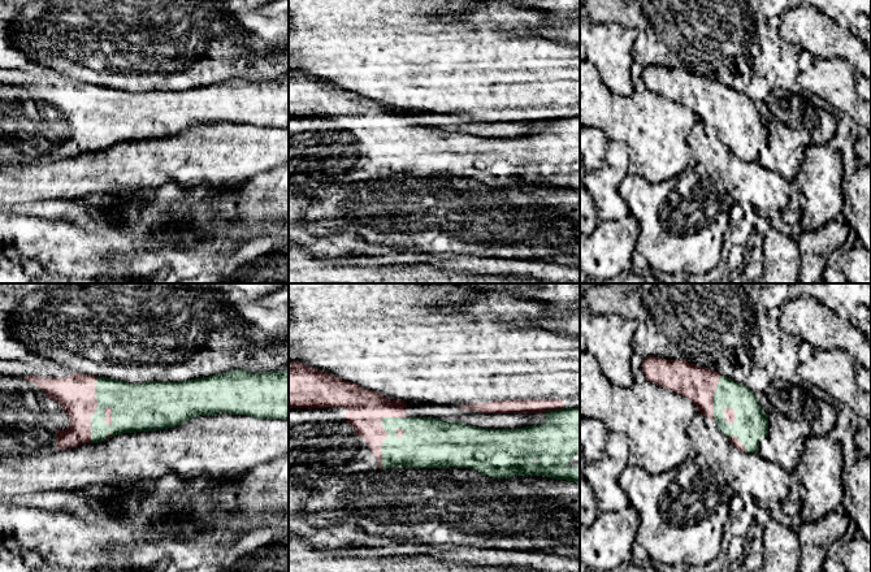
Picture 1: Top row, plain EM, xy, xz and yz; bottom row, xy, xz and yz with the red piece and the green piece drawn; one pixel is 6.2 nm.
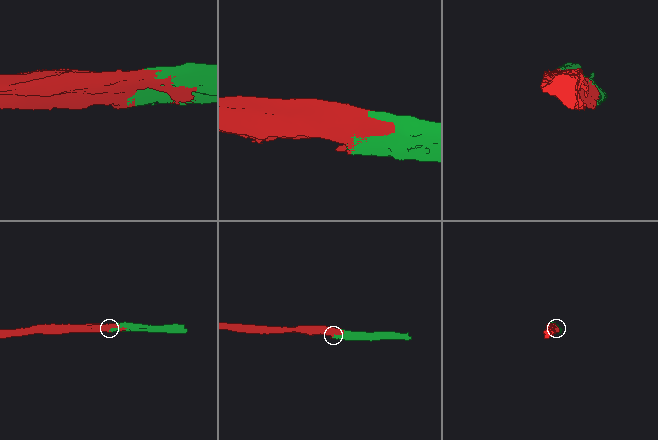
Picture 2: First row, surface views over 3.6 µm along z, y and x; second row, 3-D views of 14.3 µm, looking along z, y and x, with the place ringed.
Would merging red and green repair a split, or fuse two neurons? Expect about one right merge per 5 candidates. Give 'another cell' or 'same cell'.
same cell

